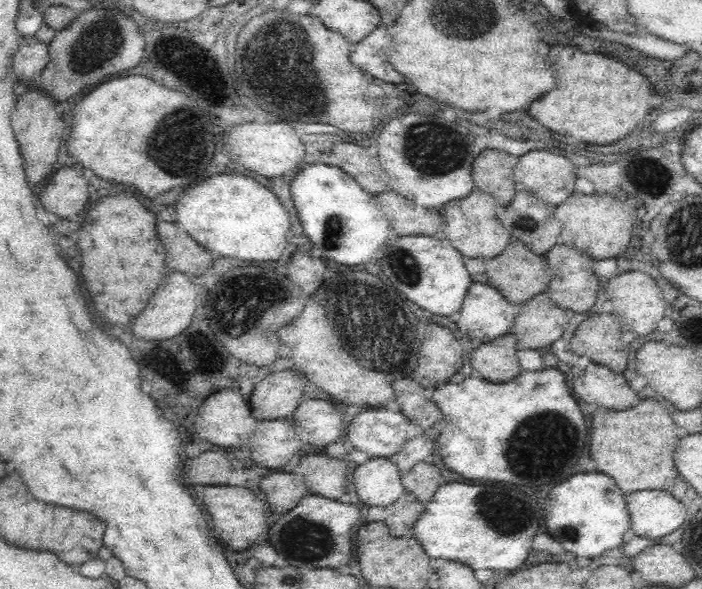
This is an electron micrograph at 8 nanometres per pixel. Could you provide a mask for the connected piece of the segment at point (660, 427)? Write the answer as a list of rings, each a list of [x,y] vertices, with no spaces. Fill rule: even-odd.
[[[661,399],[639,400],[624,412],[595,407],[590,430],[590,456],[596,460],[596,470],[612,476],[624,495],[650,489],[672,491],[679,472],[673,461],[678,444],[676,426],[671,414],[660,404]]]

